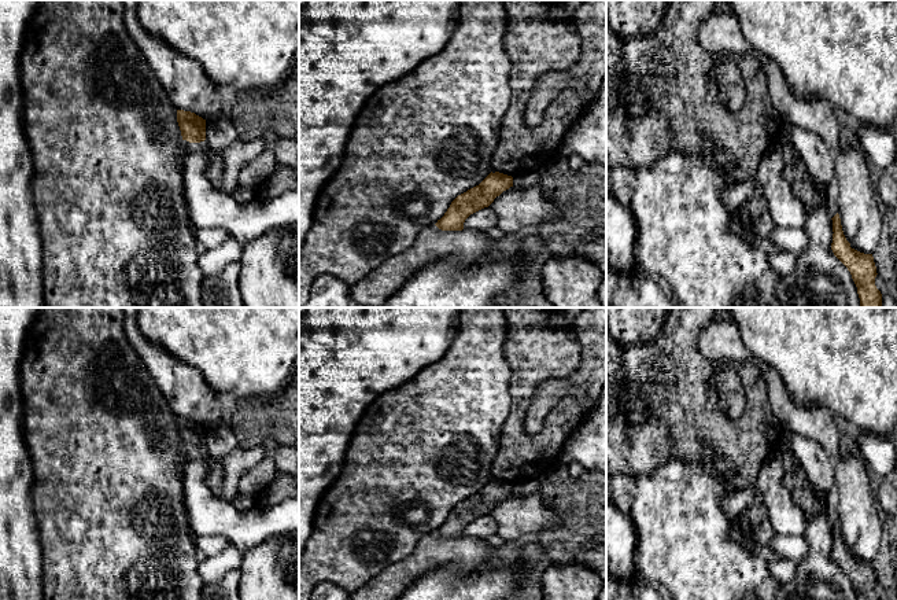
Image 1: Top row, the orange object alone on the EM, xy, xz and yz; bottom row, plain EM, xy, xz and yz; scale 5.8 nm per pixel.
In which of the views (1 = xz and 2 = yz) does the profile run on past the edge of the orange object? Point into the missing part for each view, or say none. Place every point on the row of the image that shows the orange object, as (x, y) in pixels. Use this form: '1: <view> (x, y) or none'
1: none
2: none

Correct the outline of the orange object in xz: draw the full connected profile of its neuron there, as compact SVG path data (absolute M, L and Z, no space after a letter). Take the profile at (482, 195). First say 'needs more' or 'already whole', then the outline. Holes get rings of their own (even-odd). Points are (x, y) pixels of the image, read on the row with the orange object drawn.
already whole; M491 172L479 185L458 195L435 225L442 231L462 231L464 222L470 214L488 207L510 187L513 187L512 176Z

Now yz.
already whole; M838 213L831 220L834 232L831 250L850 272L857 287L860 308L882 308L882 294L875 286L878 273L872 254L864 254L850 247Z

